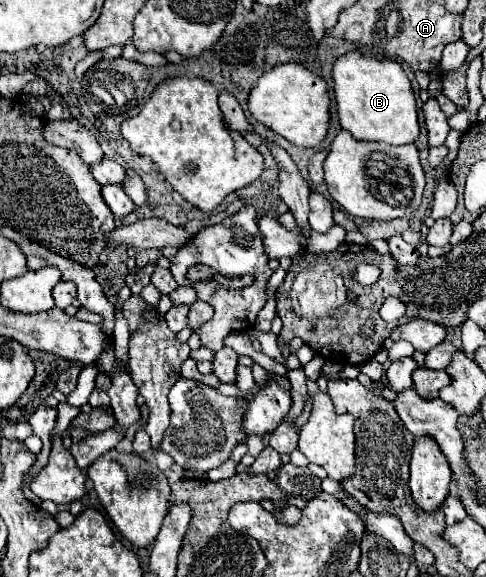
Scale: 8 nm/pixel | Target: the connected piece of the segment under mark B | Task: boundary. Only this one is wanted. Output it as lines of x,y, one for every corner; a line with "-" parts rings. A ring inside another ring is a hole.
355,50
347,52
333,64
333,92
341,128
347,128
357,140
383,140
399,146
419,136
413,88
397,60
377,60

